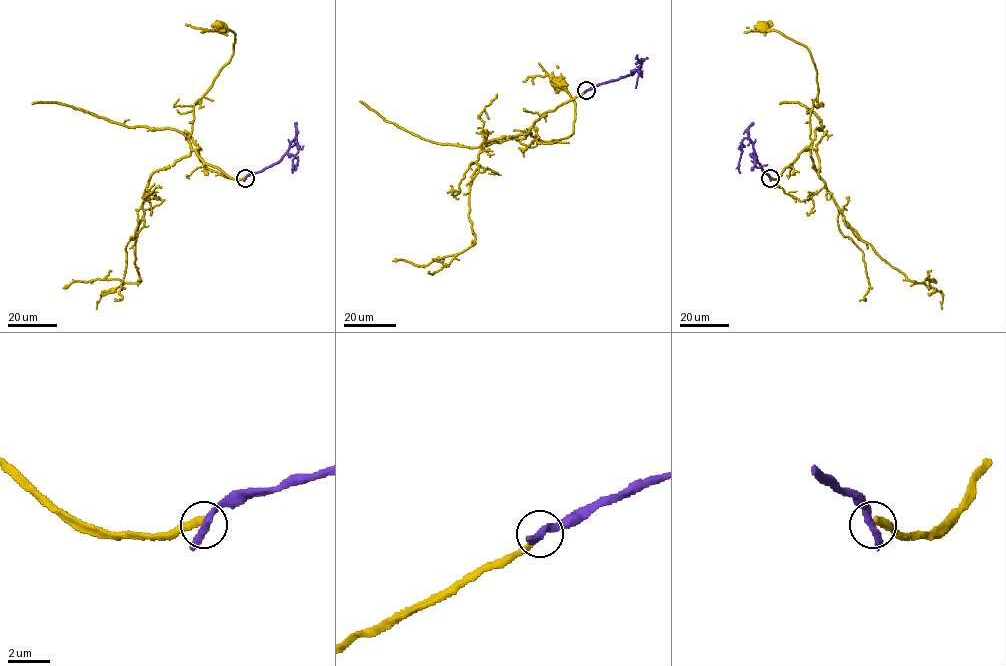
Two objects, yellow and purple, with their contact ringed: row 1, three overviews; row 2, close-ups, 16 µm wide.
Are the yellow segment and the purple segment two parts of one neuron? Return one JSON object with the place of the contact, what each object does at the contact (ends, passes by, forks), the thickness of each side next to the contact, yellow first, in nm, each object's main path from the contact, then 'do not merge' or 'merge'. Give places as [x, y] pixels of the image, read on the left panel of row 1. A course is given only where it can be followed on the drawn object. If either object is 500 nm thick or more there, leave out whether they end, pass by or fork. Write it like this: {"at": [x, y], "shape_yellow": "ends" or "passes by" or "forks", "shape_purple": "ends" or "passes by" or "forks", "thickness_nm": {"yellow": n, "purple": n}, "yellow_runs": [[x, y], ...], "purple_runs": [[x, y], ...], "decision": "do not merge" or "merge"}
{"at": [245, 178], "shape_yellow": "ends", "shape_purple": "passes by", "thickness_nm": {"yellow": 320, "purple": 320}, "yellow_runs": [[245, 177], [231, 178], [191, 150], [156, 170], [144, 193], [135, 243], [139, 281], [97, 278], [63, 288]], "purple_runs": [[245, 177], [276, 163], [296, 137], [298, 152], [292, 160], [292, 173]], "decision": "do not merge"}

